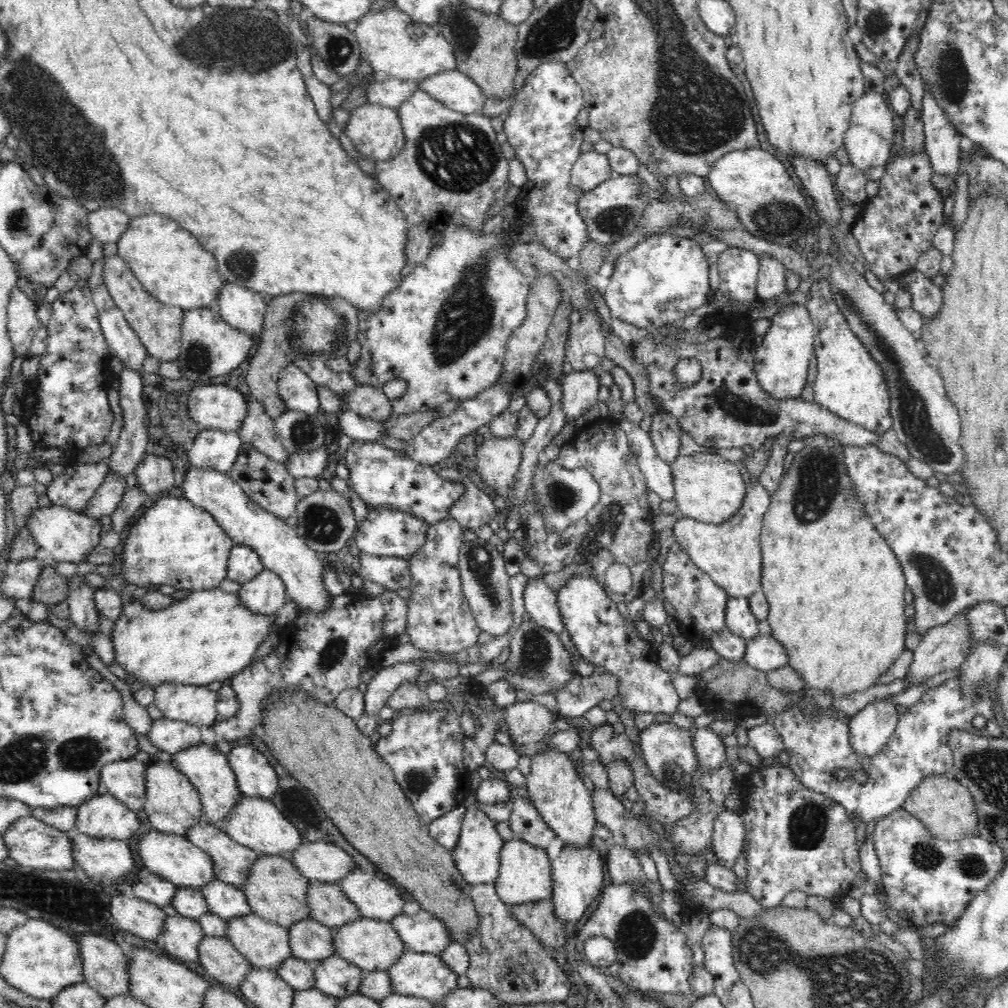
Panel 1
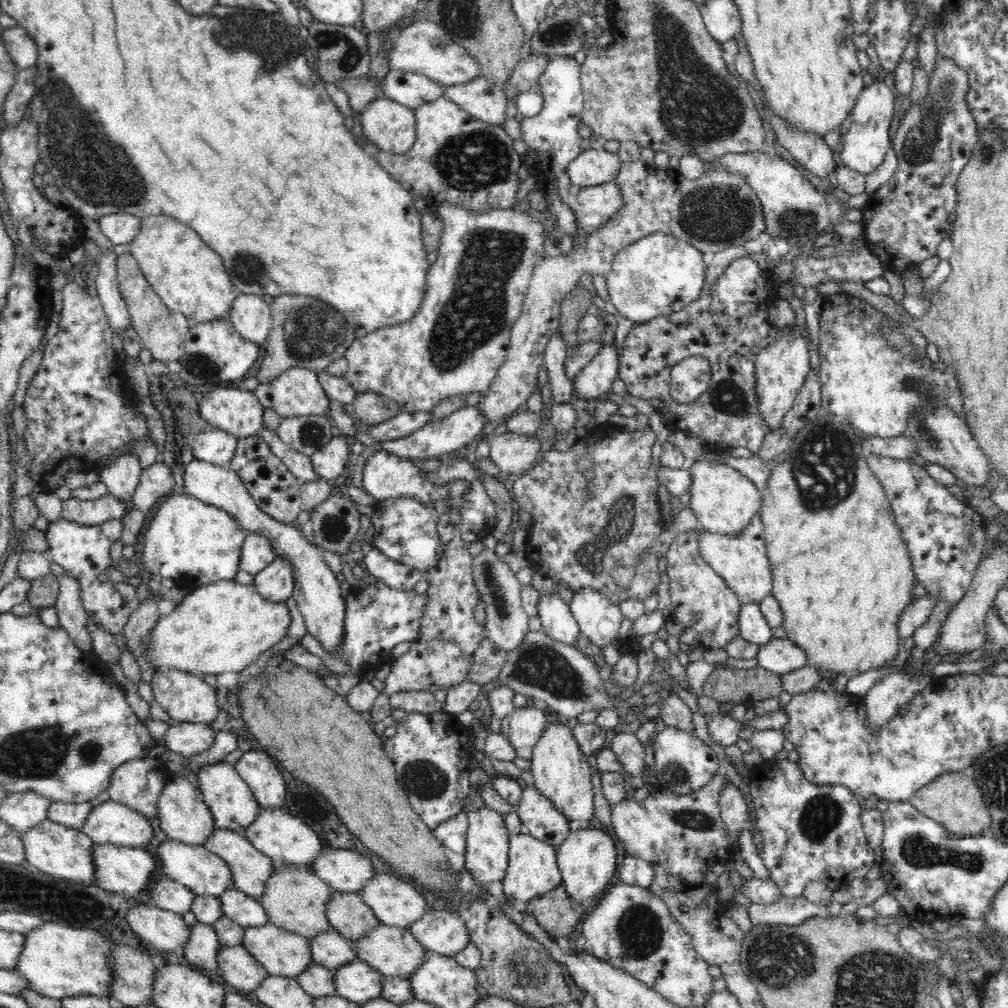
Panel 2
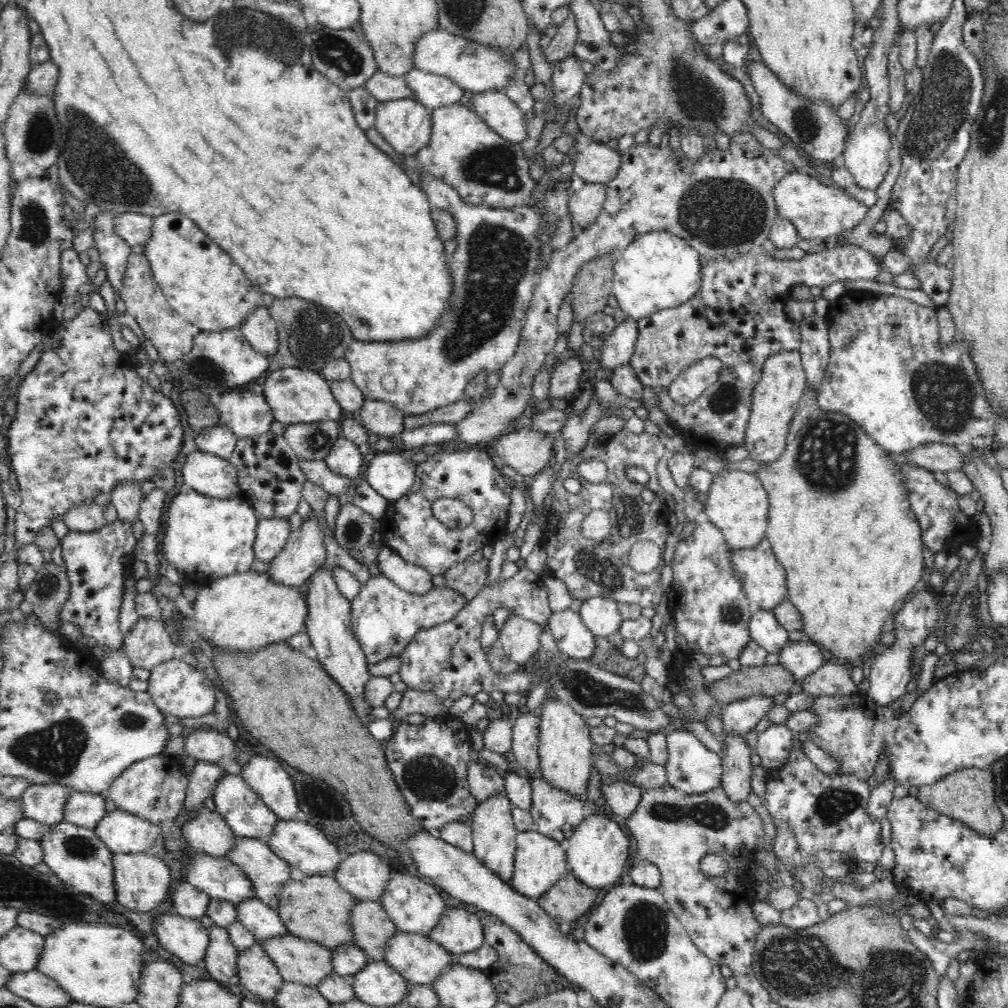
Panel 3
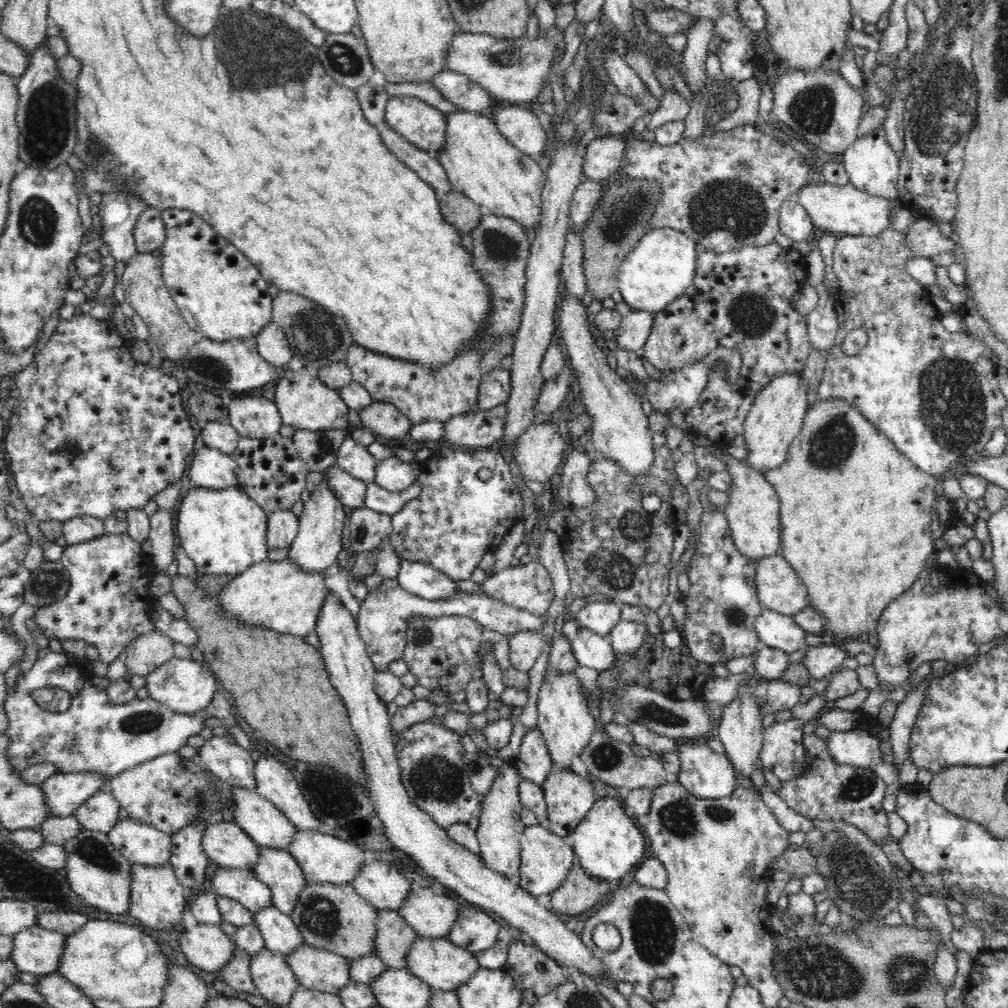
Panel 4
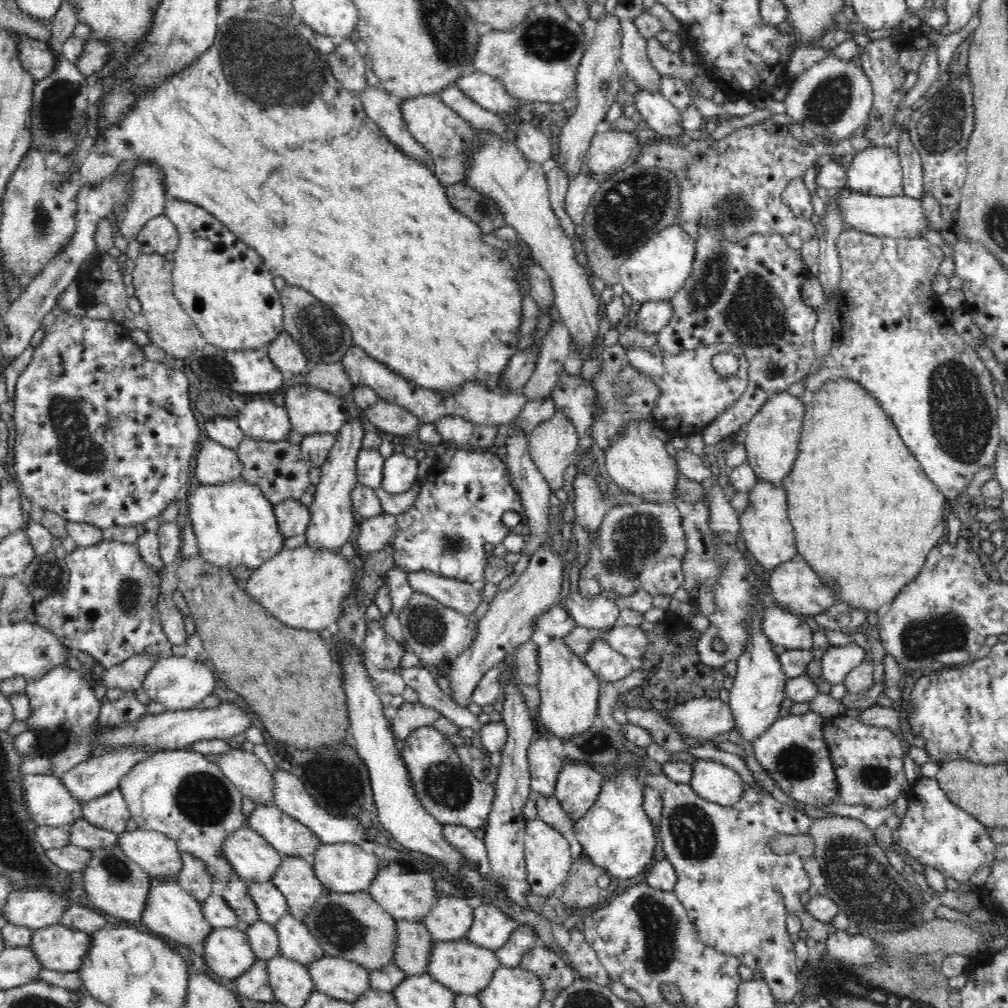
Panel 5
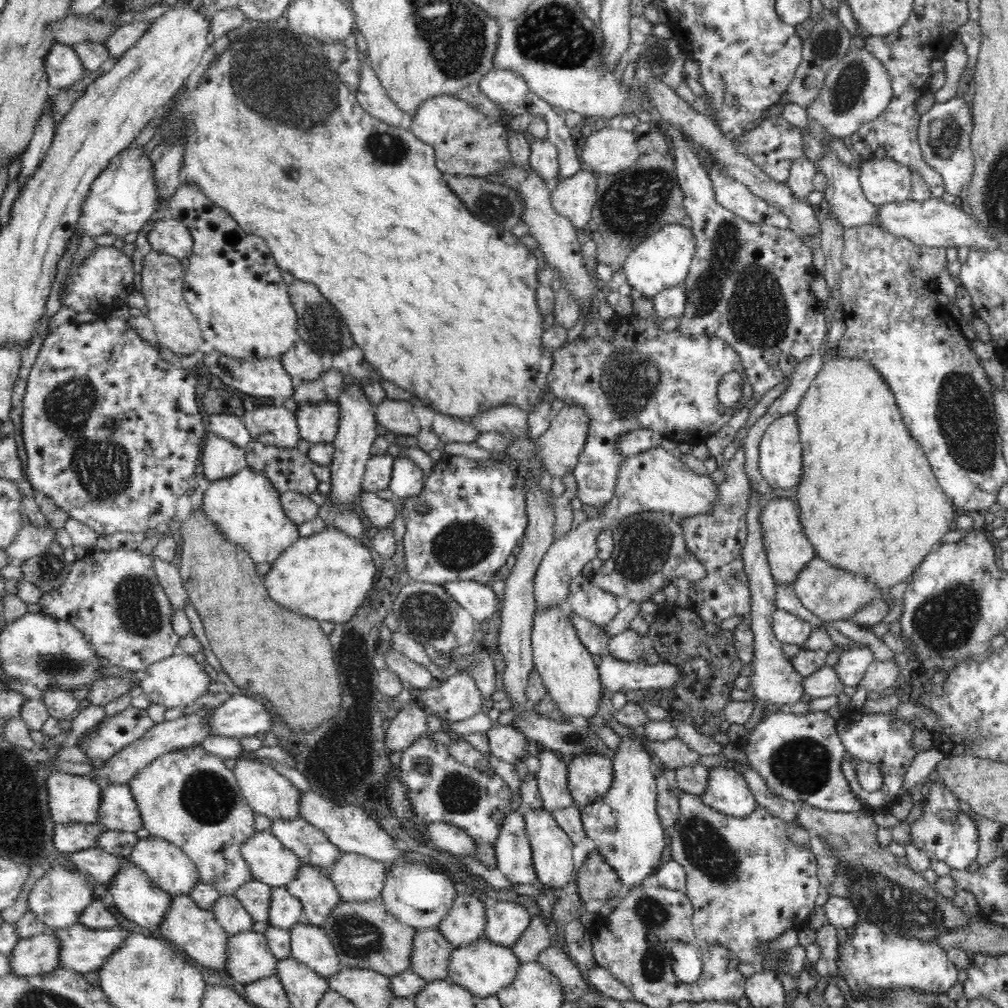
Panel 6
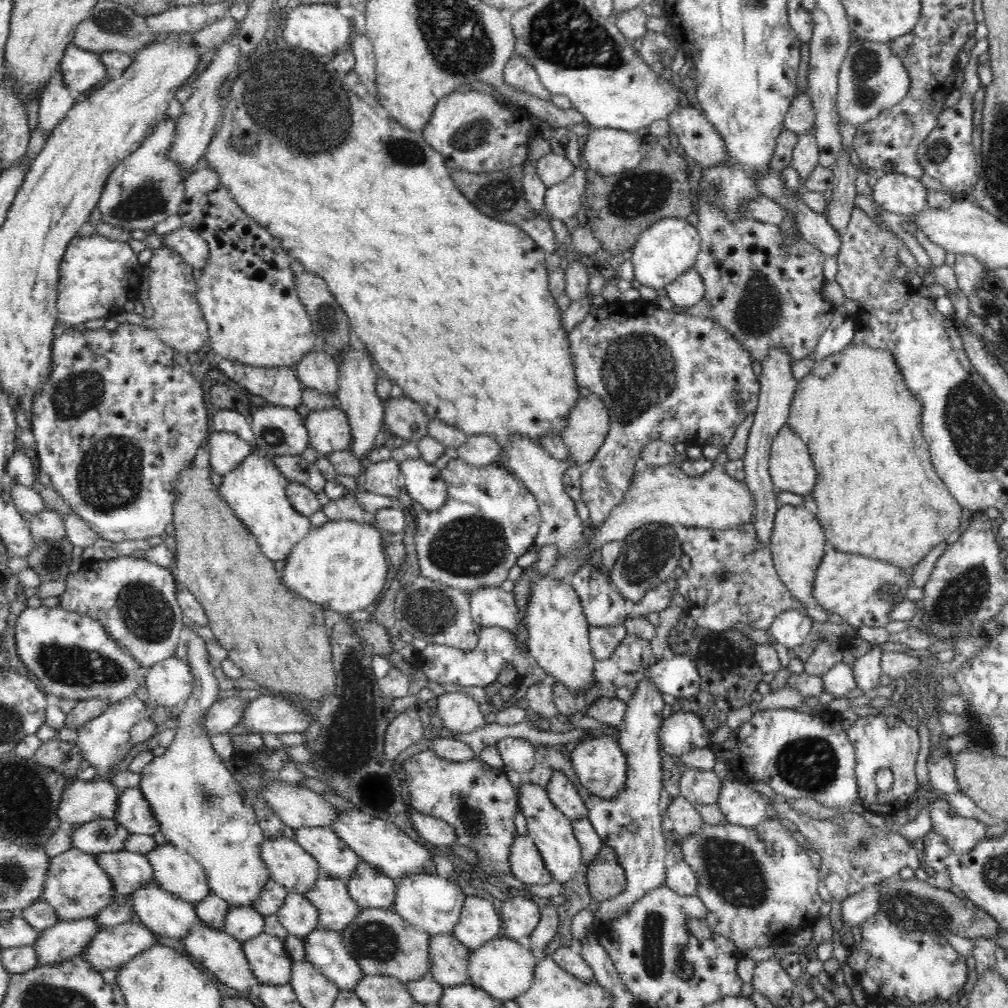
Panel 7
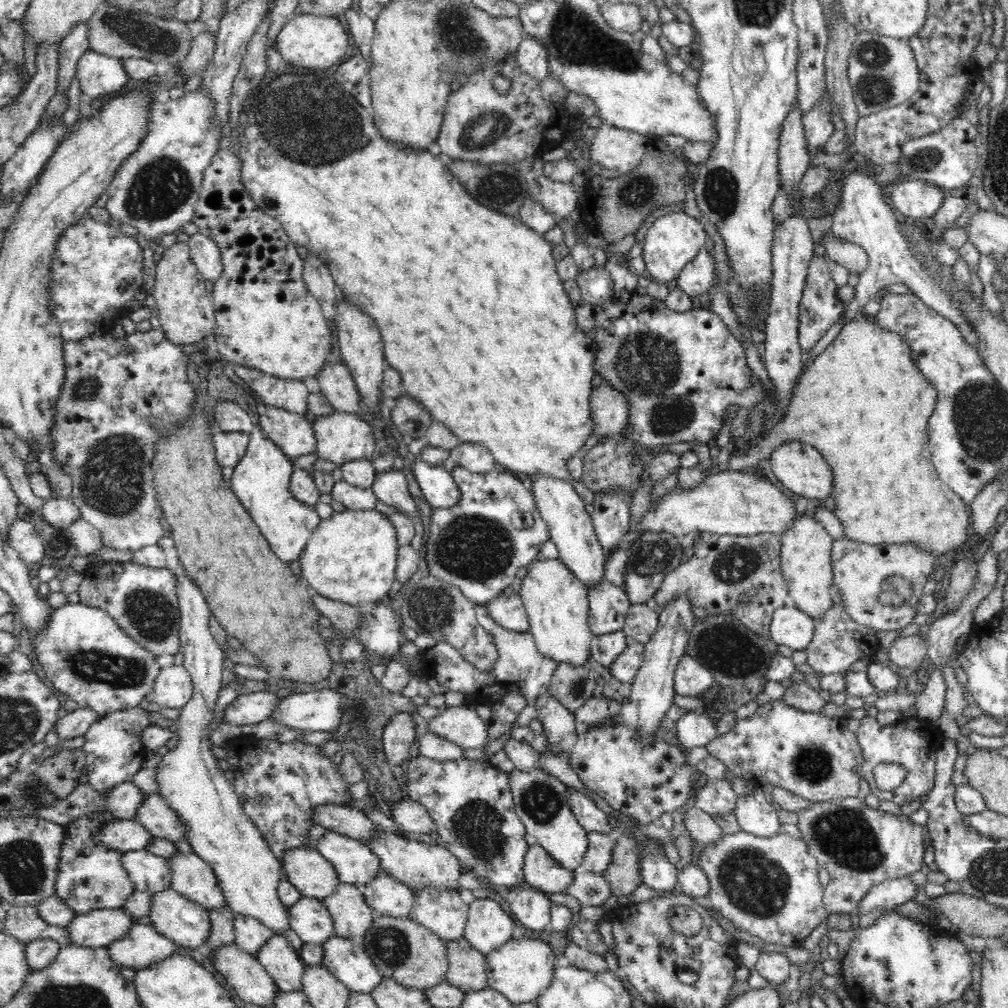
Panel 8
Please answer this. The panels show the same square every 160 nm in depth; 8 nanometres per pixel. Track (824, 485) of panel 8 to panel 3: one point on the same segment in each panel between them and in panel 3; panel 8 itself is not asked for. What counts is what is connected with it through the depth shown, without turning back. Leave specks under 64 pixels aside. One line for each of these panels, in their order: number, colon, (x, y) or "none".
3: (776, 397)
4: (776, 417)
5: (772, 437)
6: (780, 451)
7: (791, 467)

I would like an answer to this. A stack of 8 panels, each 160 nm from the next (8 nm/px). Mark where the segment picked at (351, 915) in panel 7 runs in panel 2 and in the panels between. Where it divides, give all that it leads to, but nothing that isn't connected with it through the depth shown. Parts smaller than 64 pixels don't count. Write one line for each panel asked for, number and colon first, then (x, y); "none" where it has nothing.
2: (250, 868)
3: (267, 872)
4: (276, 868)
5: (295, 878)
6: (318, 895)

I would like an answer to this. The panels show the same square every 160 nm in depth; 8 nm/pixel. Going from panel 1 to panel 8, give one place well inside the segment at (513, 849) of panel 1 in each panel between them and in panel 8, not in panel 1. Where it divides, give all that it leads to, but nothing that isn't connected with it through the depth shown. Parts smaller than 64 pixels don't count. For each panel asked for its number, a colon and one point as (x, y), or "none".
2: (532, 871)
3: (540, 862)
4: (545, 860)
5: (547, 856)
6: (551, 847)
7: (550, 830)
8: (540, 801)

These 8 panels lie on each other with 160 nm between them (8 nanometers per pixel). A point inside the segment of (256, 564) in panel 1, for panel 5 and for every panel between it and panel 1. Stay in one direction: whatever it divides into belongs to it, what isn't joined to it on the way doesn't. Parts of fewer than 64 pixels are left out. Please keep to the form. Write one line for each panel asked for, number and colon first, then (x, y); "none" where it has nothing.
2: (256, 552)
3: (271, 533)
4: (282, 528)
5: (292, 518)

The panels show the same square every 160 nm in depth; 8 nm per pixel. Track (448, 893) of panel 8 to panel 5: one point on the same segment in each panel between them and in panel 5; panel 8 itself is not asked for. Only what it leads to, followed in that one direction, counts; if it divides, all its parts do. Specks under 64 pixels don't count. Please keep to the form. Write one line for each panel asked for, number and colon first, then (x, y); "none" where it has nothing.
5: (405, 894)
6: (416, 896)
7: (429, 902)

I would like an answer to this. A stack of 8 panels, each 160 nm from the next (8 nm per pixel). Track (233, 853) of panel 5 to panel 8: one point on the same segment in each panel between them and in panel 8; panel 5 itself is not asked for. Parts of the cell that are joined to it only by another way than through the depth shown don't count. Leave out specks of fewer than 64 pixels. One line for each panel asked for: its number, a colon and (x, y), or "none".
6: (270, 862)
7: (289, 865)
8: (313, 876)

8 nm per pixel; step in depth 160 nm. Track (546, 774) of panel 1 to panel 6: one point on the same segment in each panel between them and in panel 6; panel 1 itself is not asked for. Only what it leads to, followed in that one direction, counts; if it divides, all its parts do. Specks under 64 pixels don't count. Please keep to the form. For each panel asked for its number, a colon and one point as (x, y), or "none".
2: (561, 773)
3: (565, 750)
4: (565, 719)
5: (569, 691)
6: (569, 671)

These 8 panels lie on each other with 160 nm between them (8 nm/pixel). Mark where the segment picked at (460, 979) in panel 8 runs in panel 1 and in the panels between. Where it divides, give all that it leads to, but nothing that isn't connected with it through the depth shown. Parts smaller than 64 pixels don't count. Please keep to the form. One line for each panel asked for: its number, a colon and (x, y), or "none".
1: (327, 903)
2: (347, 913)
3: (371, 927)
4: (393, 935)
5: (413, 943)
6: (430, 951)
7: (447, 957)

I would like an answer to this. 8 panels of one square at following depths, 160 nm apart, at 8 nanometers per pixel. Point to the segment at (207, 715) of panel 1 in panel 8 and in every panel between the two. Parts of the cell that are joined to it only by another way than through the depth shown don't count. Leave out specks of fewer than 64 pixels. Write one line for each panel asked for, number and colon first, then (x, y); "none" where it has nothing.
2: (184, 697)
3: (175, 688)
4: (186, 687)
5: (178, 683)
6: (178, 681)
7: (170, 682)
8: (173, 688)

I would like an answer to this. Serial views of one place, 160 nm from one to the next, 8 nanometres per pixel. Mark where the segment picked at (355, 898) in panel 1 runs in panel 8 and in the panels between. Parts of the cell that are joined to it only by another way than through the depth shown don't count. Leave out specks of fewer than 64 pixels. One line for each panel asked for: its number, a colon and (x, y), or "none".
2: (394, 901)
3: (414, 906)
4: (430, 913)
5: (448, 920)
6: (464, 923)
7: (478, 923)
8: (488, 926)

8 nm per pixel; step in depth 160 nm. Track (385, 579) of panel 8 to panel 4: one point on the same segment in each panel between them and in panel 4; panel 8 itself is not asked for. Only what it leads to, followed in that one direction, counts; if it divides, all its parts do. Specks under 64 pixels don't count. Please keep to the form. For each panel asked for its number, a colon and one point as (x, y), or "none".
4: (275, 595)
5: (303, 588)
6: (325, 577)
7: (341, 566)

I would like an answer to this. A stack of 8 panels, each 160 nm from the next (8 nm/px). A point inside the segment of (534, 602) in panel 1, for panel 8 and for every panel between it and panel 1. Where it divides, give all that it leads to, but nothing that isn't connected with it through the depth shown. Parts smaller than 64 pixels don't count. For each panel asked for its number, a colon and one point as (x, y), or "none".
2: (557, 622)
3: (573, 638)
4: (591, 650)
5: (607, 664)
6: (631, 678)
7: (678, 677)
8: (690, 679)

